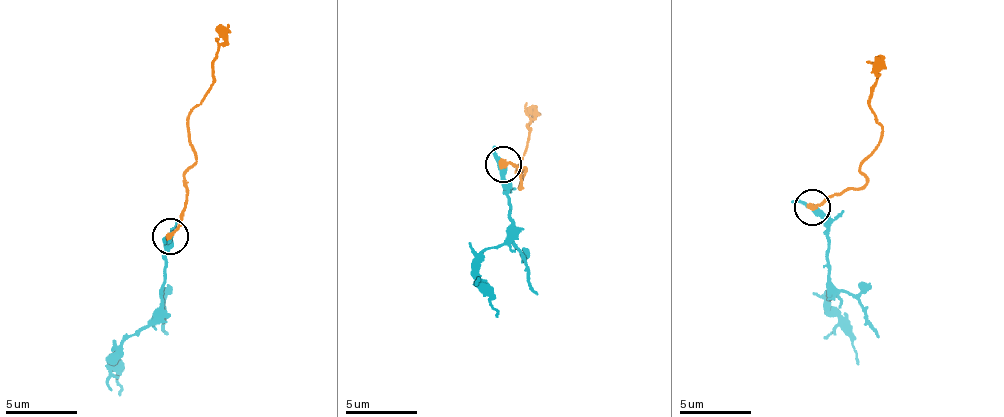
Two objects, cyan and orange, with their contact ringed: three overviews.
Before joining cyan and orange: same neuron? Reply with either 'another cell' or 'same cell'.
same cell

